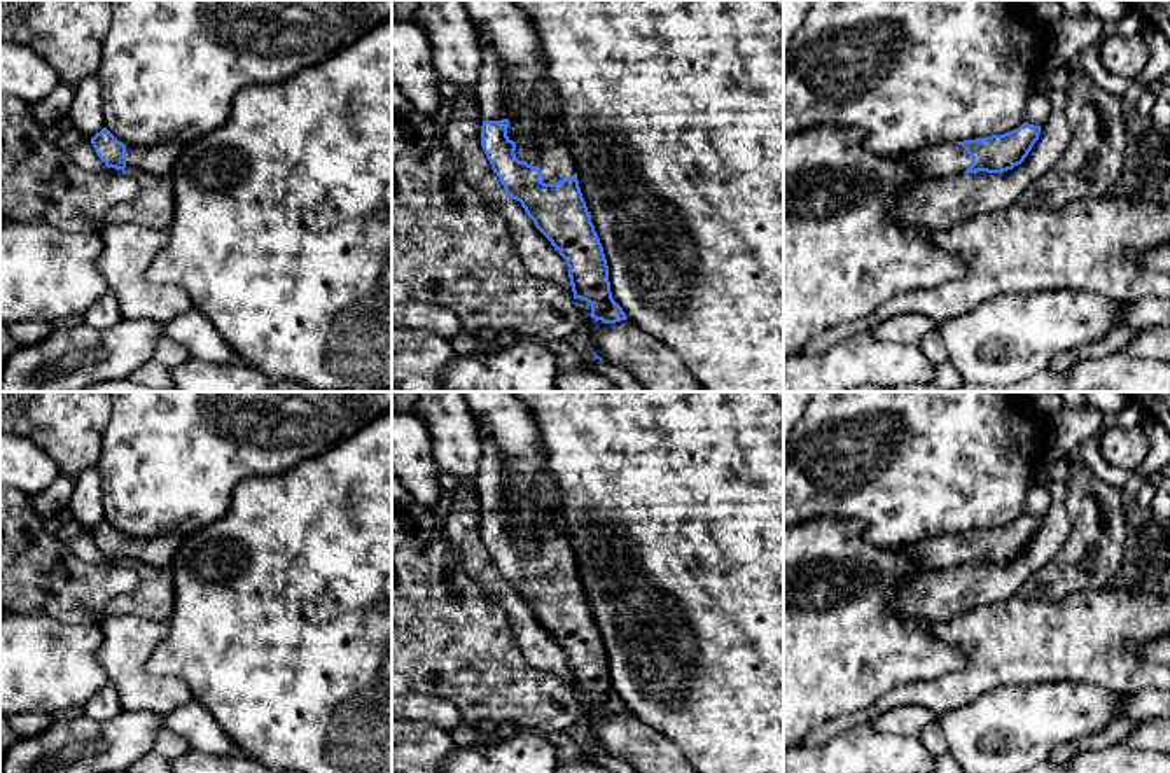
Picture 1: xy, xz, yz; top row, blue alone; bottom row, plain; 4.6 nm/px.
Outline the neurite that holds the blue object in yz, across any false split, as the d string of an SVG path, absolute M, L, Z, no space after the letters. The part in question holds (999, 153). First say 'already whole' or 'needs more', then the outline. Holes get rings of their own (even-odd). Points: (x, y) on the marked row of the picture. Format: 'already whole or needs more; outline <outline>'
needs more; outline M1023 122L1004 135L941 143L906 159L923 178L976 171L1002 173L1025 161L1039 135L1041 126Z

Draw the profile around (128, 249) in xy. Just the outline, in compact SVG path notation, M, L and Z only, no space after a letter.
M108 224L101 231L103 250L98 268L126 320L166 324L185 315L194 303L185 289L171 283L150 283L145 276L154 257L168 243L168 233L145 226Z

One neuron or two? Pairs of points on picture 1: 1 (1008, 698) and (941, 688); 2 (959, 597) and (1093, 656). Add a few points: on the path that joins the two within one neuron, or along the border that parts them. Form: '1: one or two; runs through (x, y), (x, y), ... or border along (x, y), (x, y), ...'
1: two; border along (1023, 686), (997, 686), (968, 703), (945, 710)
2: two; border along (1015, 593), (974, 605), (941, 621)

